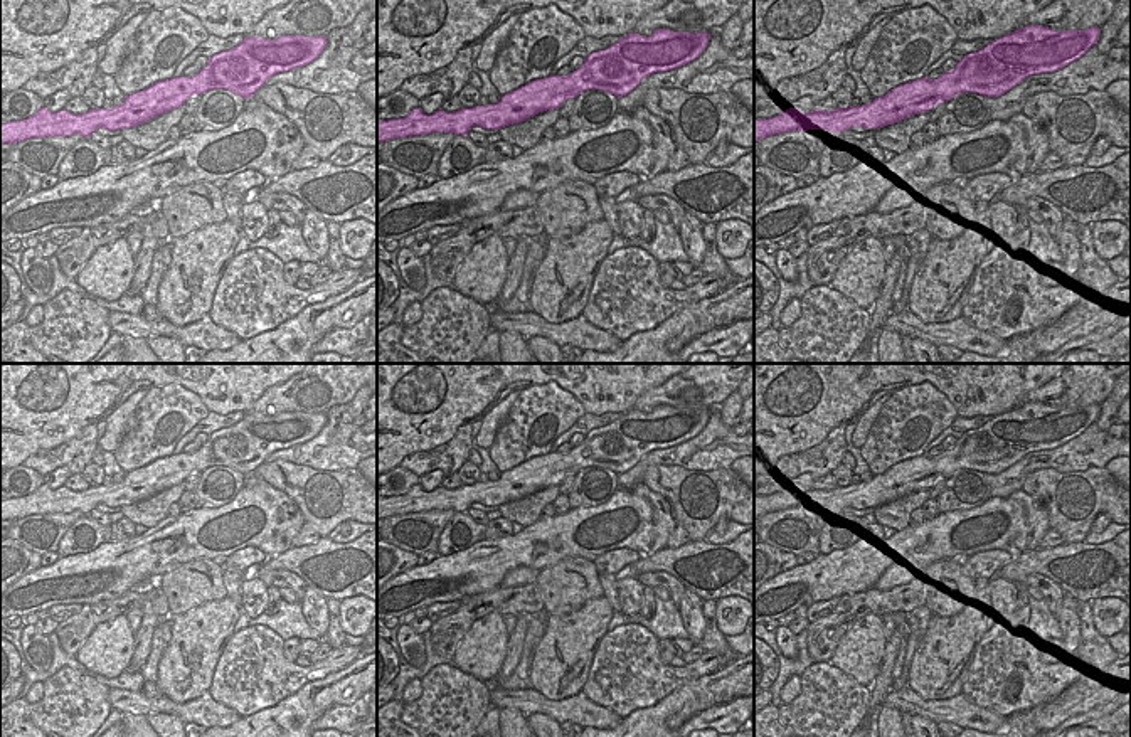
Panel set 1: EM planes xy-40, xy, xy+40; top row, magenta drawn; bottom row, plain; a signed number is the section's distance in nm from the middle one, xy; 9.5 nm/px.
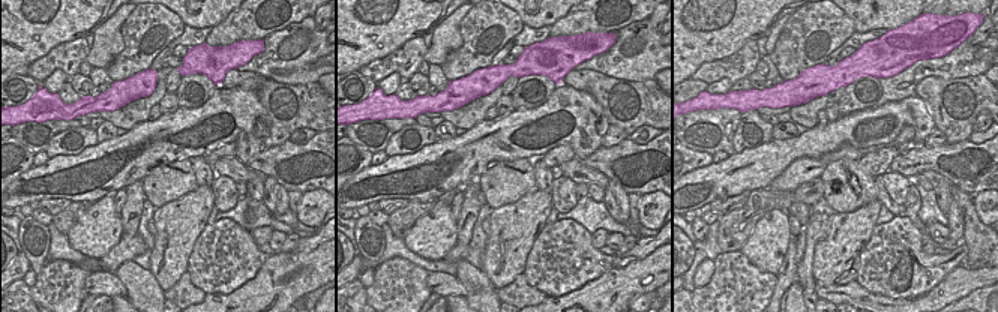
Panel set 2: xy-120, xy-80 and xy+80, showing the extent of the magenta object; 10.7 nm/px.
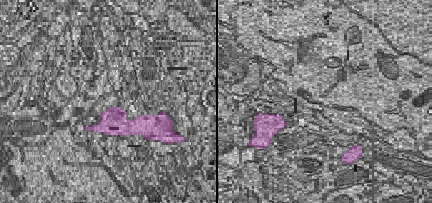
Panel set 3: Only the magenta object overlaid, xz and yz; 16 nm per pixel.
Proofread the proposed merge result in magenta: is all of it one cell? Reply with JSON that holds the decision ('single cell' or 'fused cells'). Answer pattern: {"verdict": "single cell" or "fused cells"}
{"verdict": "single cell"}

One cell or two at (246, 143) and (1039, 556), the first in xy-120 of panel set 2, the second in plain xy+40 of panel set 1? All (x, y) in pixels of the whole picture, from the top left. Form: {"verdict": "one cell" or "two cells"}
{"verdict": "two cells"}

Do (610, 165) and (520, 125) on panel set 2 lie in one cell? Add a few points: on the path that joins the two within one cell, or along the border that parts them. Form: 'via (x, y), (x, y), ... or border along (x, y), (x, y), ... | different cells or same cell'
border along (601, 146), (581, 161) | different cells

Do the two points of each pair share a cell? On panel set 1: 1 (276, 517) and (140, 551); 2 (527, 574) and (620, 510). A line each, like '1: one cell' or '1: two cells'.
1: one cell
2: two cells

